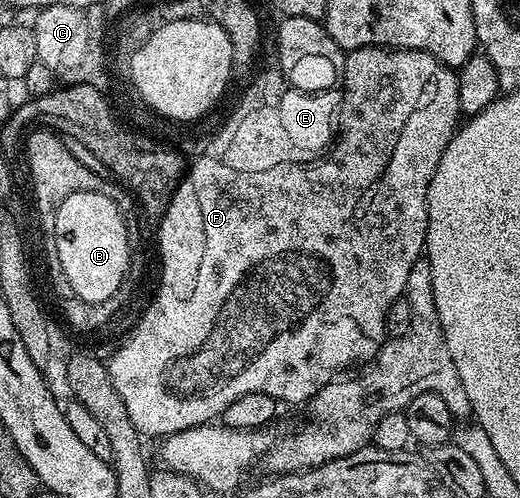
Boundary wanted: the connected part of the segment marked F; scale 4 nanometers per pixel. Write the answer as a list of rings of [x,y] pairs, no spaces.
[[[364,46],[358,50],[351,50],[345,54],[345,73],[343,75],[343,89],[341,102],[341,125],[343,126],[343,136],[341,137],[341,147],[334,154],[330,163],[326,166],[318,167],[317,170],[269,170],[269,174],[233,174],[233,170],[221,170],[221,166],[205,166],[205,162],[192,163],[191,169],[184,177],[184,185],[177,194],[176,201],[173,202],[172,210],[169,210],[168,221],[165,222],[163,231],[164,248],[165,248],[165,285],[161,290],[157,303],[149,310],[148,317],[141,323],[141,329],[134,334],[128,331],[126,342],[118,348],[113,354],[113,359],[108,359],[107,367],[109,369],[110,380],[113,381],[114,388],[118,392],[119,397],[123,400],[124,407],[131,418],[131,423],[135,426],[138,433],[146,439],[158,438],[164,440],[169,435],[186,430],[192,426],[203,426],[212,423],[214,420],[220,419],[221,413],[227,408],[227,404],[231,404],[231,400],[236,400],[238,396],[244,396],[247,392],[267,392],[267,396],[277,399],[278,403],[285,402],[301,402],[304,403],[310,397],[312,388],[320,387],[322,384],[336,379],[348,366],[360,367],[362,364],[368,363],[370,360],[376,359],[377,351],[381,349],[386,341],[385,317],[387,316],[387,308],[391,308],[391,304],[395,304],[395,300],[402,297],[405,293],[405,285],[407,284],[407,276],[411,272],[411,267],[415,264],[415,260],[419,260],[425,252],[425,237],[427,236],[427,192],[431,184],[431,176],[435,176],[435,172],[439,168],[439,160],[443,156],[445,146],[452,140],[455,131],[458,129],[459,121],[462,117],[459,108],[459,84],[457,83],[456,73],[450,67],[442,66],[441,61],[435,56],[431,56],[422,50],[398,50],[396,48],[386,48],[383,46]]]

